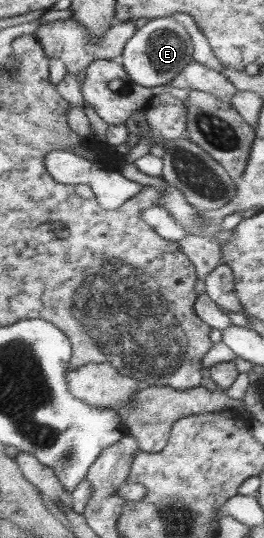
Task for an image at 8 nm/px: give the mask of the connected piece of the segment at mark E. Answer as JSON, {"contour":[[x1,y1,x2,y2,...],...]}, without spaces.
{"contour":[[158,17,137,28,125,44,120,62,130,83,154,88,173,81,193,61,193,50,190,35,181,22,171,17]]}

